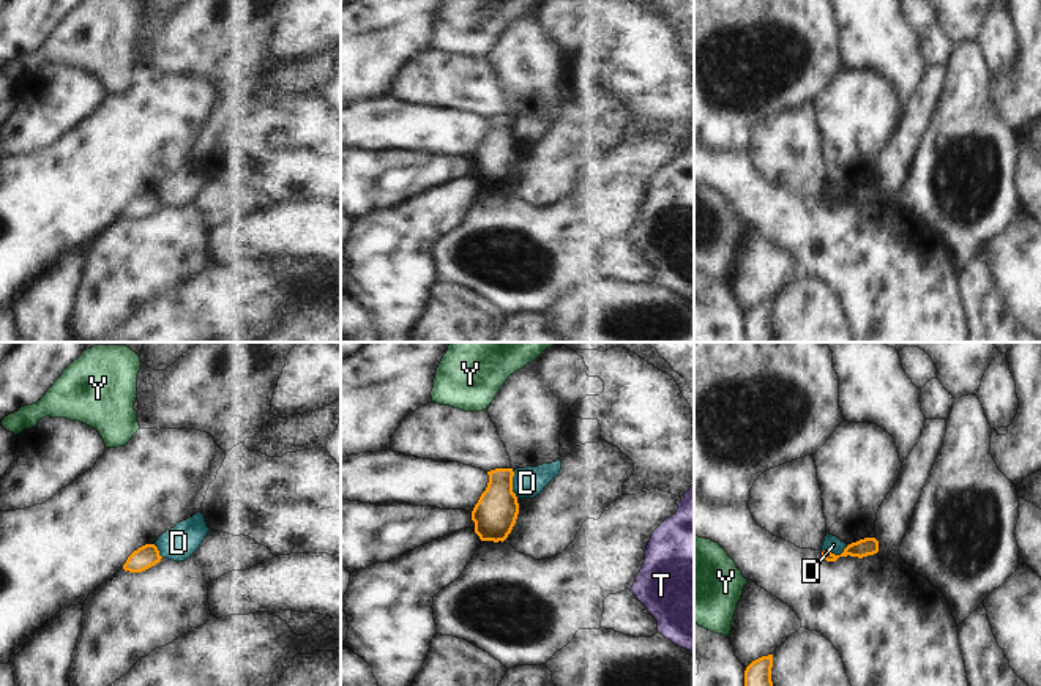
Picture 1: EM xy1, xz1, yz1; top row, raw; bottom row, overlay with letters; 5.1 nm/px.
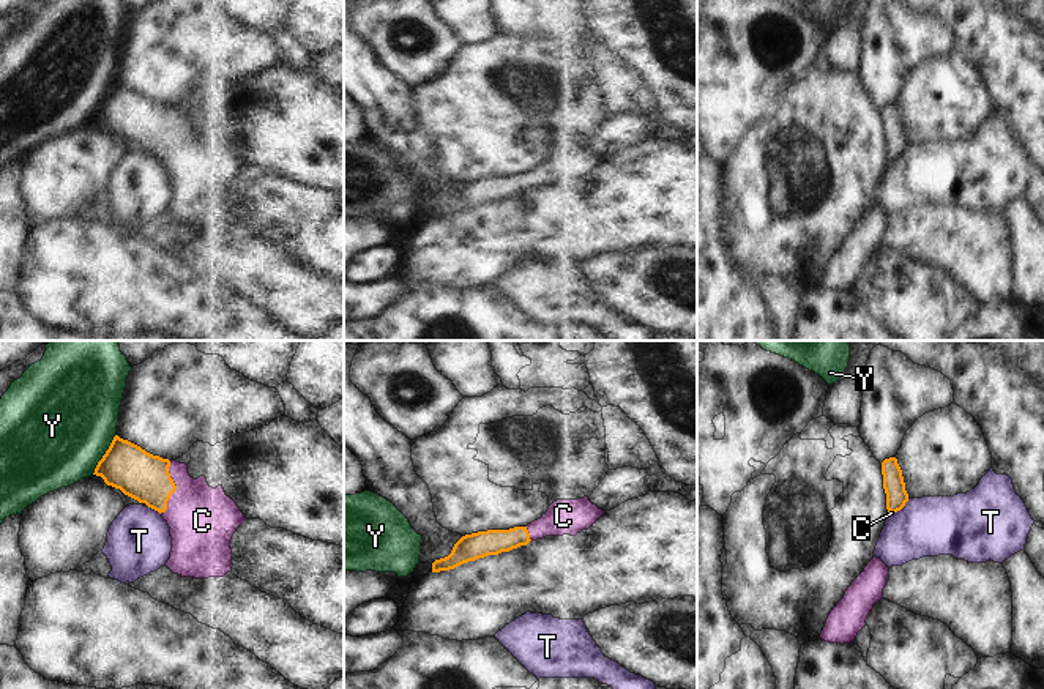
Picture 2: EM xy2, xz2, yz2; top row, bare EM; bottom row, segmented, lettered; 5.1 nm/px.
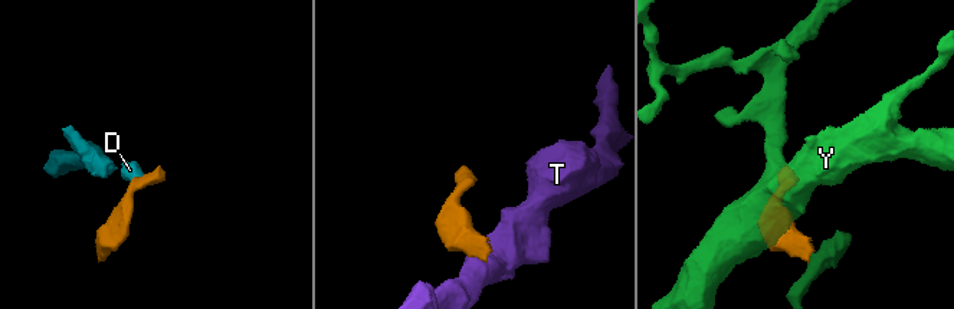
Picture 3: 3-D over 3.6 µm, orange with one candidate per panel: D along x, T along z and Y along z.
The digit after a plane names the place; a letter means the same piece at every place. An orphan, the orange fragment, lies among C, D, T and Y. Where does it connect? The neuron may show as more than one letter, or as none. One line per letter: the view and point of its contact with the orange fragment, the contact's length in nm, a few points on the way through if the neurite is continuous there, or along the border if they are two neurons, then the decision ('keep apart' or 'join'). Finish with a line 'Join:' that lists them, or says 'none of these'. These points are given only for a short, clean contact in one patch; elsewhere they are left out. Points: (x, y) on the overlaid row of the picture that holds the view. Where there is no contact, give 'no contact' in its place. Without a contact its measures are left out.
C: contact xy2 (175, 489); length 280 nm; way xy2 (137, 473), (175, 489), (202, 521); join
D: contact yz1 (833, 554); length 150 nm; border yz1 (849, 544), (839, 554), (822, 552); keep apart
T: contact yz2 (902, 506); length 110 nm; border yz2 (909, 499), (894, 513); keep apart
Y: contact xy2 (104, 454); length 240 nm; keep apart
Join: C

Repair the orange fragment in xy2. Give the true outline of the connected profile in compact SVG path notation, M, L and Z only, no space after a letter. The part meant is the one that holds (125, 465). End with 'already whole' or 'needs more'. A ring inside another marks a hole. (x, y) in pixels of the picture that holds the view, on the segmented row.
M118 435L114 437L93 475L162 516L172 536L172 552L166 566L173 574L208 579L224 577L232 571L230 539L246 517L237 503L226 495L222 486L213 489L205 476L191 478L186 464L153 456Z; needs more

